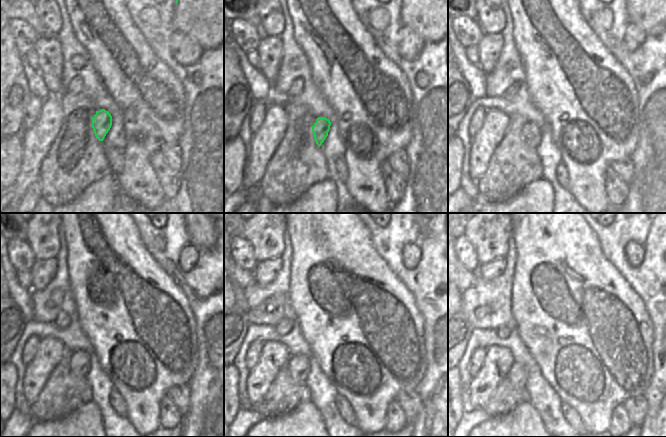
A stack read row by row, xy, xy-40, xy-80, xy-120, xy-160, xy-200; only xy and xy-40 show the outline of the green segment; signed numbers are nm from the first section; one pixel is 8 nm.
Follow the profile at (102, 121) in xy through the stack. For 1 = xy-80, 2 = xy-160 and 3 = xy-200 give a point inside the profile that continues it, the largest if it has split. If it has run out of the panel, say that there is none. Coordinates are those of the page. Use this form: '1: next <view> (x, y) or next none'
1: next xy-80 (532, 134)
2: next xy-160 (298, 366)
3: next xy-200 (518, 374)

